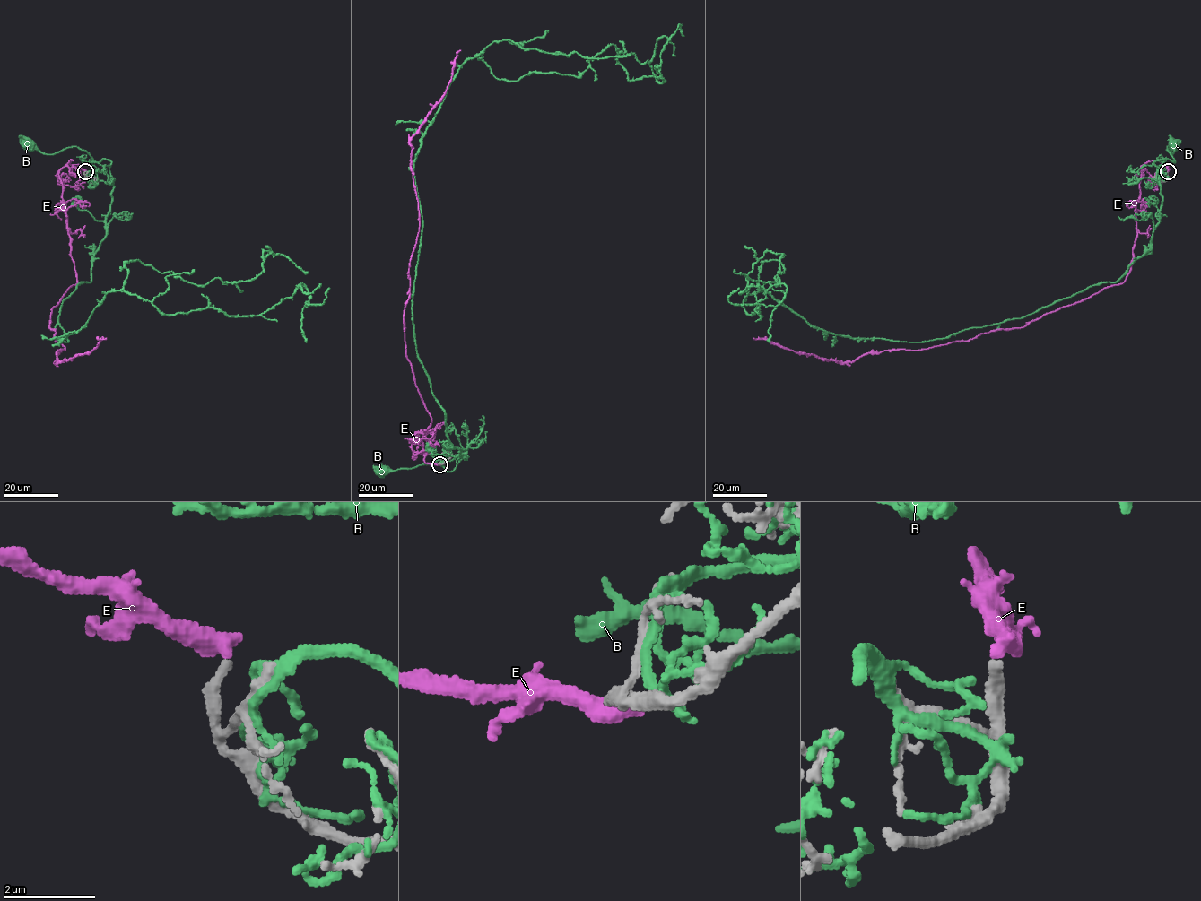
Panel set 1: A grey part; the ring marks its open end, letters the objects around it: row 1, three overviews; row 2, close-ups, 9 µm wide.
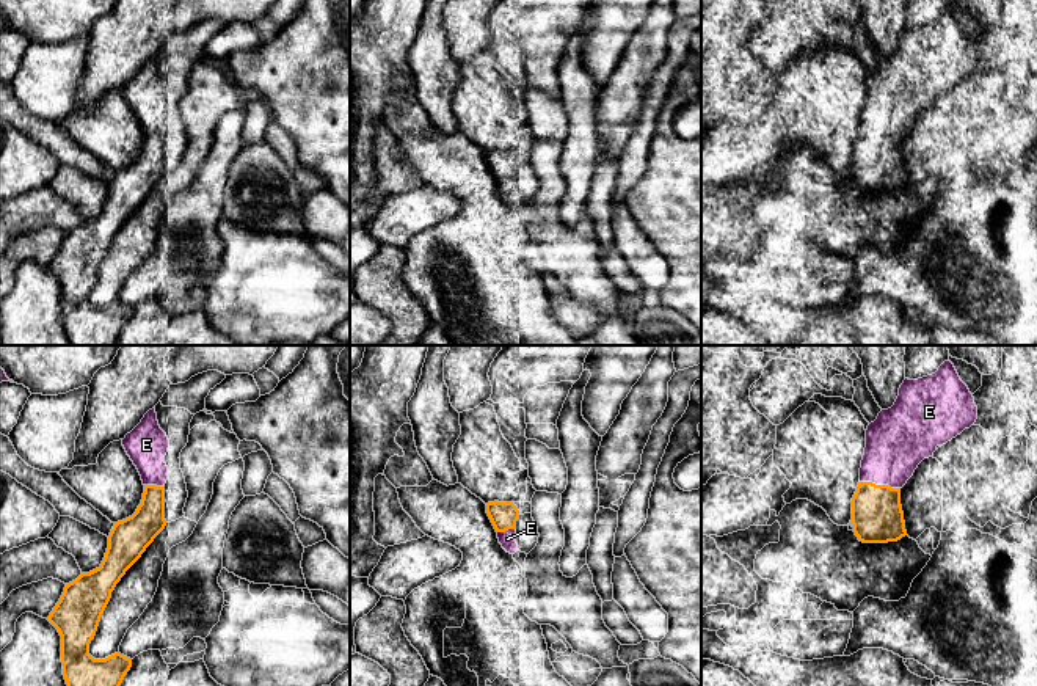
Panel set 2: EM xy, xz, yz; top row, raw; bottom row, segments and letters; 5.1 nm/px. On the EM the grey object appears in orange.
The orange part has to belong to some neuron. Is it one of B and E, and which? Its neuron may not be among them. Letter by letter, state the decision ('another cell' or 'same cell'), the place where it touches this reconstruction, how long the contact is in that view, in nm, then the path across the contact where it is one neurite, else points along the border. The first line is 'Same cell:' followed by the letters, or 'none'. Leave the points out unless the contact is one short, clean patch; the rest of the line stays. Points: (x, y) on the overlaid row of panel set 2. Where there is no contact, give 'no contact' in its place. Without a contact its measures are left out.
Same cell: E
B: another cell | no contact
E: same cell | yz (880, 485) | 220 nm

